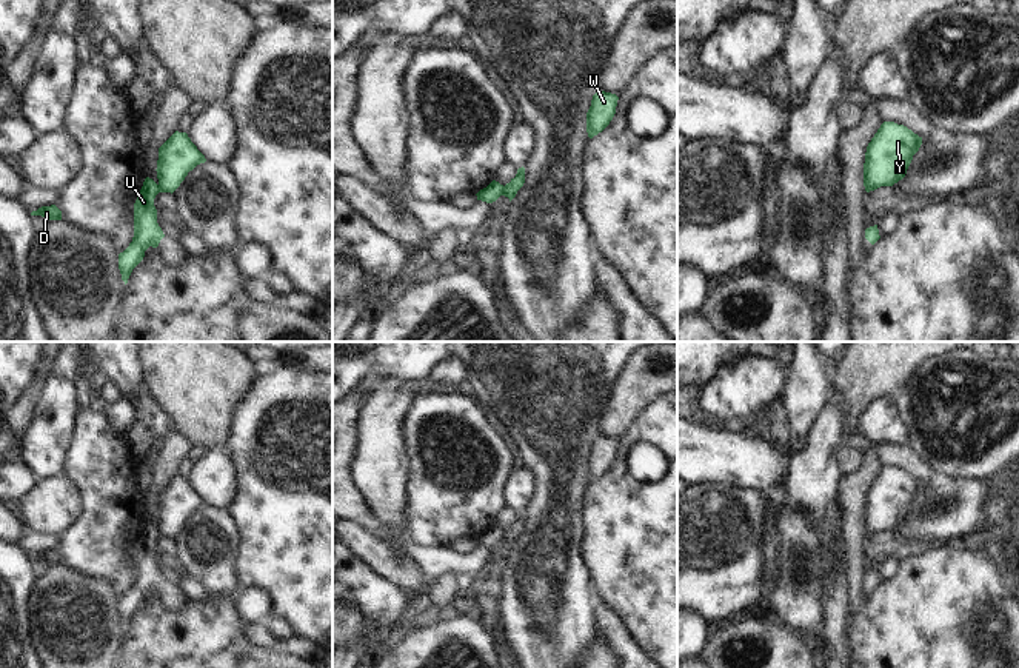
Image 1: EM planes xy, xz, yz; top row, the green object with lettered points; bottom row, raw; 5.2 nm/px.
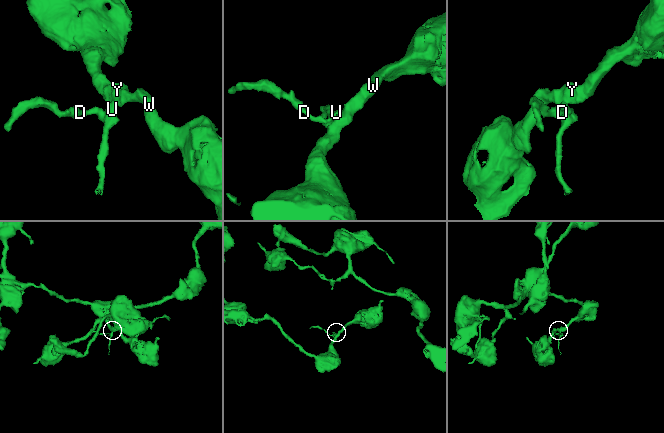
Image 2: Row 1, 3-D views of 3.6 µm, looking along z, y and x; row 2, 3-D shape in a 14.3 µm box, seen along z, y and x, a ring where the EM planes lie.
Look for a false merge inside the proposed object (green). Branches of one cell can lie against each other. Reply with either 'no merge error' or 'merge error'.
merge error

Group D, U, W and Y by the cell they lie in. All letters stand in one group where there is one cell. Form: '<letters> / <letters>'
D U / W Y

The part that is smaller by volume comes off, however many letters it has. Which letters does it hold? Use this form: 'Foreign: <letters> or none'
Foreign: D, U.

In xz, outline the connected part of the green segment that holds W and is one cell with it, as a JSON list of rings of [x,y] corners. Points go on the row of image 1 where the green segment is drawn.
[[[597,91],[593,95],[591,106],[586,112],[586,132],[593,139],[602,132],[616,114],[619,97],[611,92]]]

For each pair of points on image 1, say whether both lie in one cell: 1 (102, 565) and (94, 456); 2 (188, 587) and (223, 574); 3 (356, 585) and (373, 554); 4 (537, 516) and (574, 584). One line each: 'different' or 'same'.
1: same
2: different
3: different
4: same

